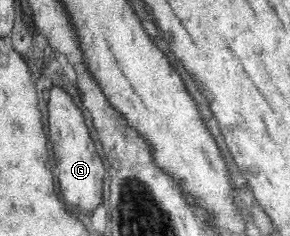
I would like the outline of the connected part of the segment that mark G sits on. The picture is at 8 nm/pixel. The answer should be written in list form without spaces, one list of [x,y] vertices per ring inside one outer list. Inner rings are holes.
[[[53,85],[49,90],[49,140],[54,160],[57,160],[57,180],[61,184],[61,195],[67,204],[77,205],[79,210],[92,214],[103,201],[103,178],[105,168],[95,151],[89,130],[83,121],[81,109],[61,86]]]

